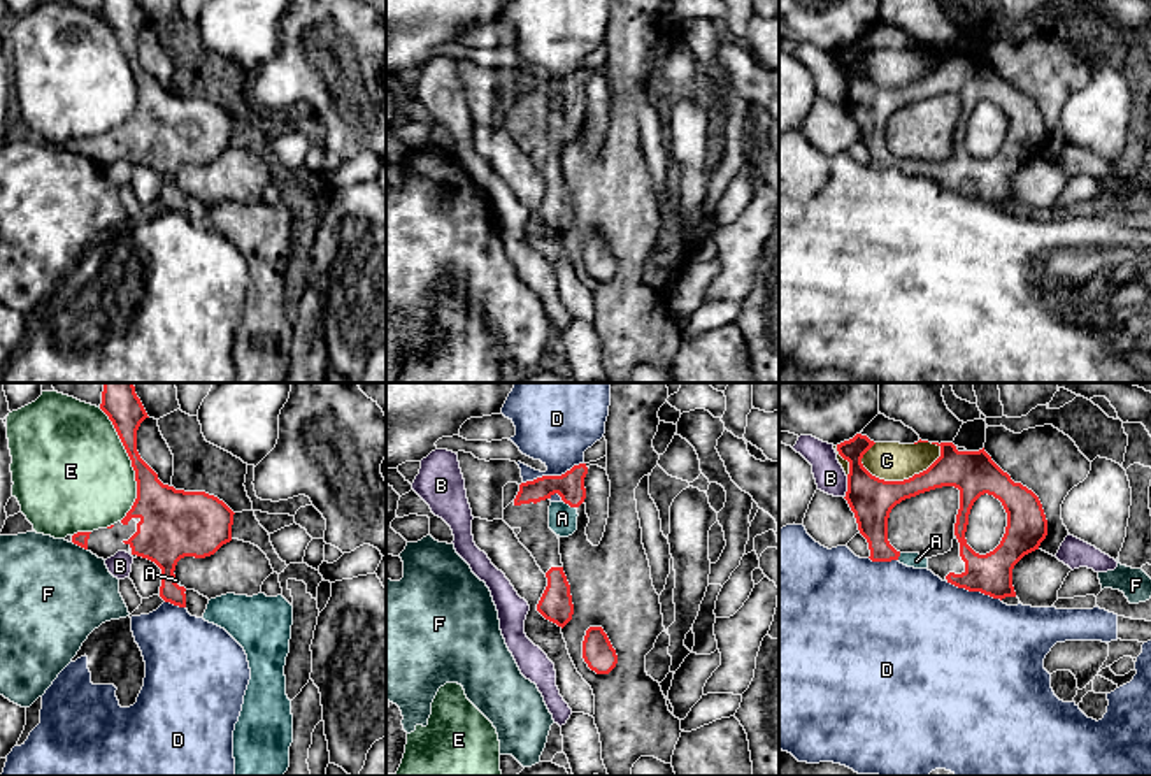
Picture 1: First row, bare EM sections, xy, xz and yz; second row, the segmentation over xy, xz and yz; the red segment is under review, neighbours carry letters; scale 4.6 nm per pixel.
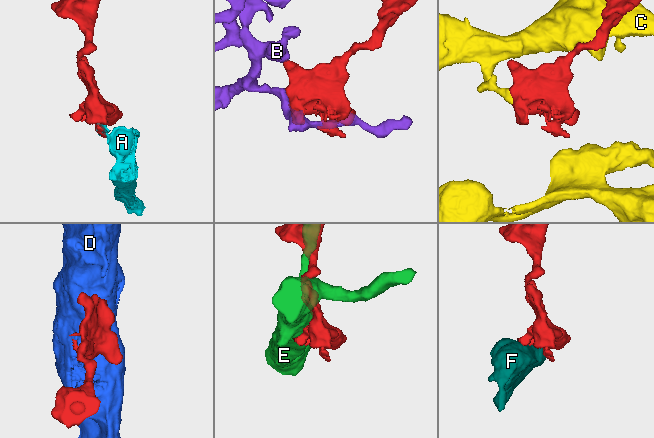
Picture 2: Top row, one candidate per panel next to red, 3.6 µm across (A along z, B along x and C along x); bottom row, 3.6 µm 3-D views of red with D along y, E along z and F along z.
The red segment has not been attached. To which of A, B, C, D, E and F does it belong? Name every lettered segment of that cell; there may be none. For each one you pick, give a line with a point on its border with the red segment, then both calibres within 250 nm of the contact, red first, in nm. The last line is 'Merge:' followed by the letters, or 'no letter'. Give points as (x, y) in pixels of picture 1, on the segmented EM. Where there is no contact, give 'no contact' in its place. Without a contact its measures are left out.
A: xz (569, 504) | 130/130 nm
Merge: A

